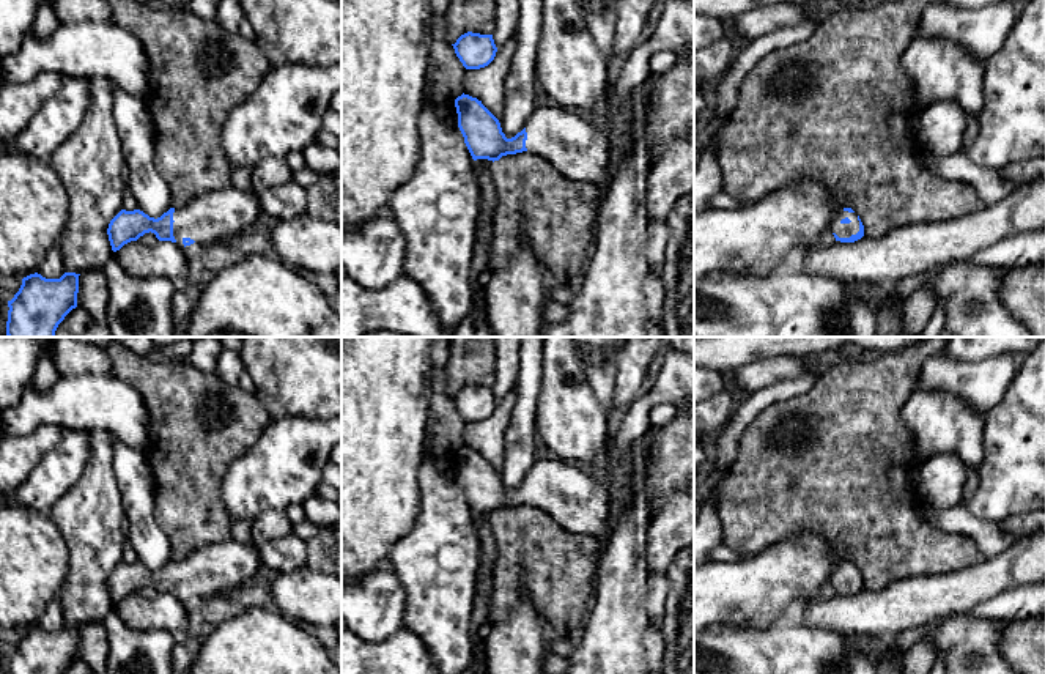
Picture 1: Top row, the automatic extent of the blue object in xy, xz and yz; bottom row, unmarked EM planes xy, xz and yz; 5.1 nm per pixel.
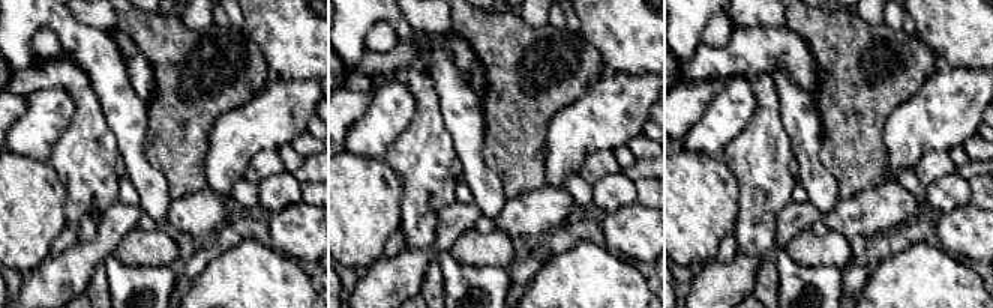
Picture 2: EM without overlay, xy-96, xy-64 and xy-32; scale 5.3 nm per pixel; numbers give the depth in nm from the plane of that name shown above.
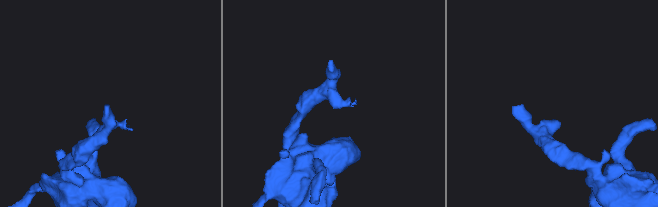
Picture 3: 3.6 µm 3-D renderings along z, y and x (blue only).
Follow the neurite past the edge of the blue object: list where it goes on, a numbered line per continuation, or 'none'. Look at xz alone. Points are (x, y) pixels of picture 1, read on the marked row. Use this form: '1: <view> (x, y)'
1: xz (579, 150)

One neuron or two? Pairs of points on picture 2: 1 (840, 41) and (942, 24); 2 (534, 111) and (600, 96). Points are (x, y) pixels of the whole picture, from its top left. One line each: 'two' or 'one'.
1: two
2: two

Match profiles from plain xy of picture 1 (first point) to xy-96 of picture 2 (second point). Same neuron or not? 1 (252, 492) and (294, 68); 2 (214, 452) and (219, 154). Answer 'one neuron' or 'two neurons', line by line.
1: two neurons
2: two neurons

